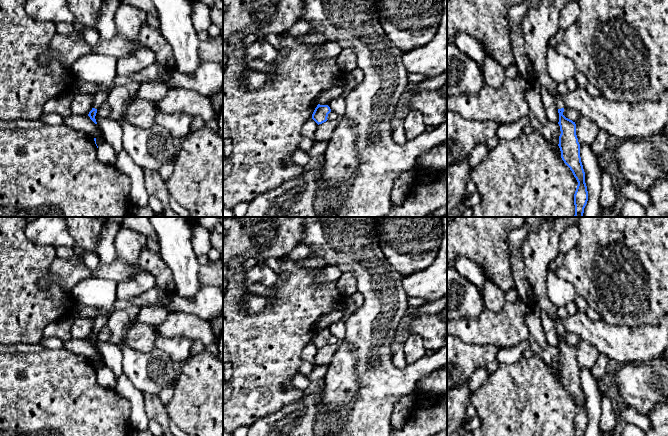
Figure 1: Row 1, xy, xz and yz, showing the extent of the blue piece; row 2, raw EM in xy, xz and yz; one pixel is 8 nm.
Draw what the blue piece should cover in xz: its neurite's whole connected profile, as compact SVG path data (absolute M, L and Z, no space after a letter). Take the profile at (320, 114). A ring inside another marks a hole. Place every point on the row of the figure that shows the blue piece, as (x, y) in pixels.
M318 104L315 108L312 119L319 125L326 122L328 119L328 114L331 112L331 109L328 105L320 105Z

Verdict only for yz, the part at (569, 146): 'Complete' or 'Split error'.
Split error

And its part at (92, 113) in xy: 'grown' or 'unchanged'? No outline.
grown

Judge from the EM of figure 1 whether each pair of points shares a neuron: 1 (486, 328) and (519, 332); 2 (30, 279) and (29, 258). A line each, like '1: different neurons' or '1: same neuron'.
1: same neuron
2: same neuron

